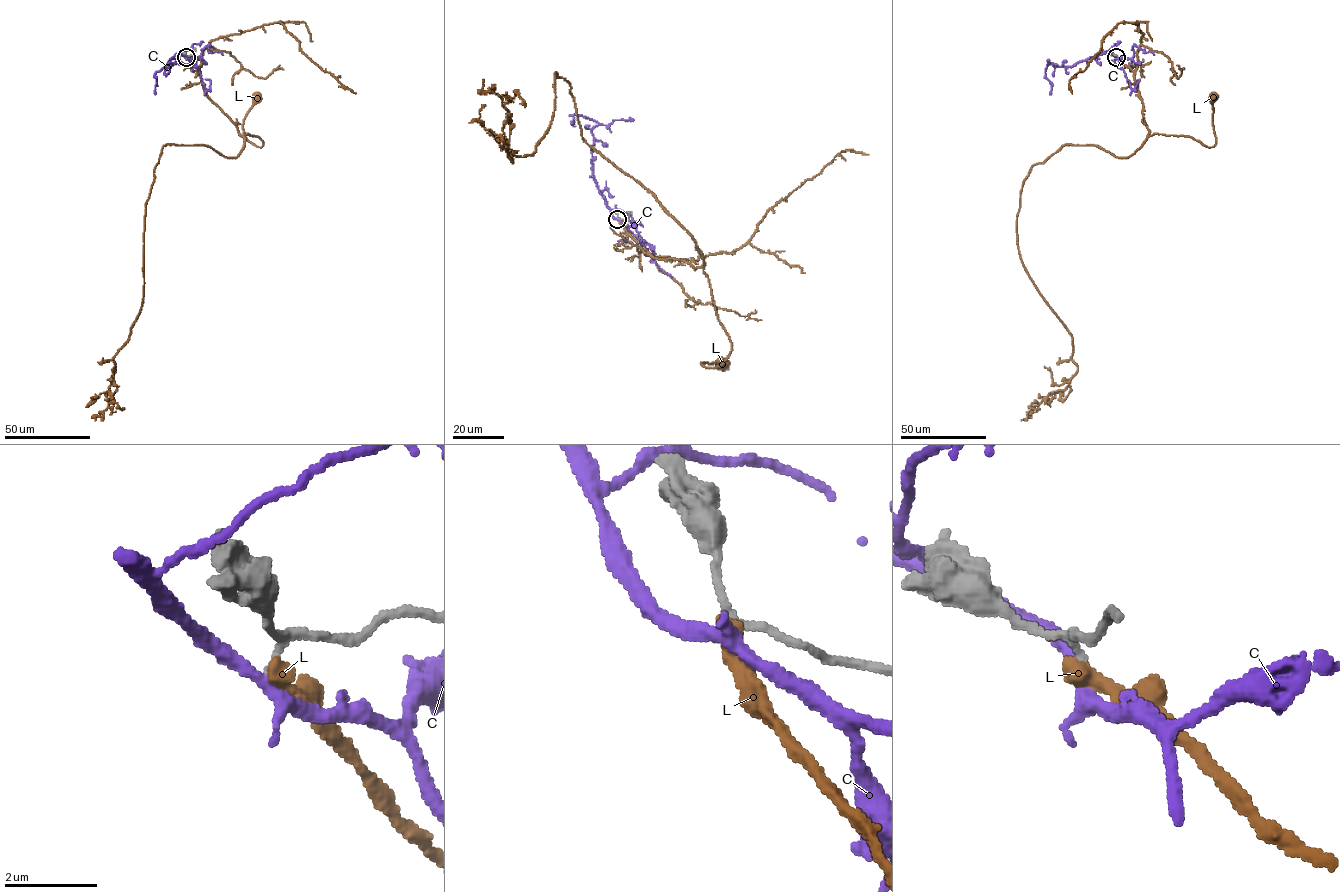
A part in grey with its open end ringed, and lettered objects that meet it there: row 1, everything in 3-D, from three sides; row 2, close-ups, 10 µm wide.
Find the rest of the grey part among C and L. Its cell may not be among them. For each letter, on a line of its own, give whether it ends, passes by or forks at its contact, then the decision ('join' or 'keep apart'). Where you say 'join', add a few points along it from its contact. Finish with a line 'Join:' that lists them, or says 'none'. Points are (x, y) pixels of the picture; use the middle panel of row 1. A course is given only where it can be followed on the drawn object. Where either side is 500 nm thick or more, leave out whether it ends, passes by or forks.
C: it forks there; keep apart
L: it ends there; keep apart
Join: none

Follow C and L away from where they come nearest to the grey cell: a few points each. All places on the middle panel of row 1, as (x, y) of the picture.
C: (617, 219), (605, 203), (592, 173), (591, 129), (598, 124), (573, 115), (572, 121)
L: (617, 219), (646, 253), (702, 268), (718, 320), (731, 343), (723, 362), (708, 368), (702, 364), (721, 361)

